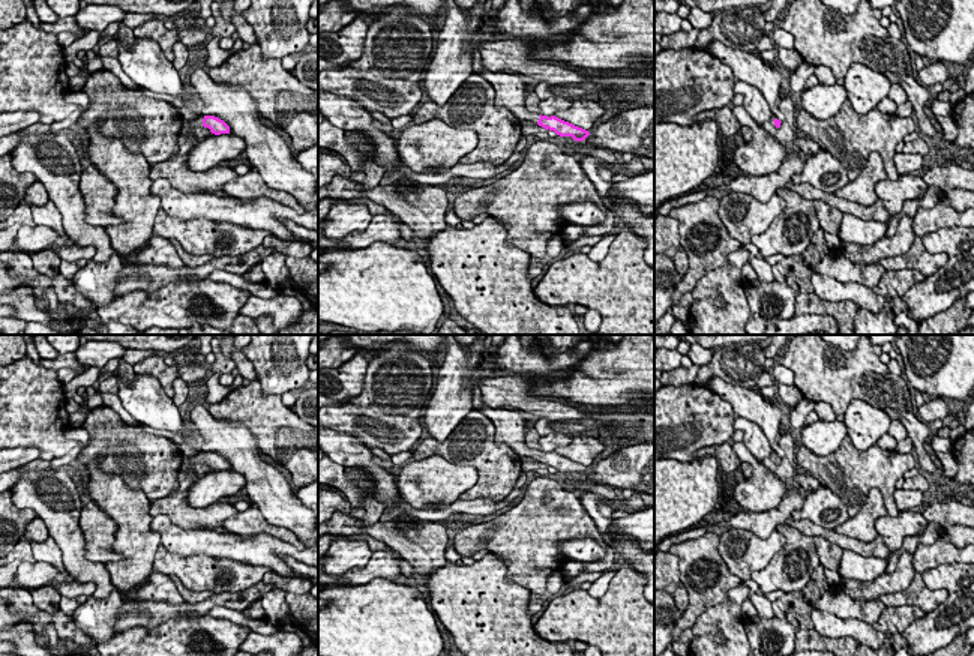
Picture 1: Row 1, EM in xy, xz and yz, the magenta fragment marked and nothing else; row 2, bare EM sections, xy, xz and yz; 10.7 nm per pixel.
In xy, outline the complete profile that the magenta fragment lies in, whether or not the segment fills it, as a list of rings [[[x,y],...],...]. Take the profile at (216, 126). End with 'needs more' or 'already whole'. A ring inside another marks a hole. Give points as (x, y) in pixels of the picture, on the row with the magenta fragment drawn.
[[[201,116],[195,120],[182,120],[182,128],[179,135],[186,137],[192,143],[198,143],[198,138],[192,134],[194,128],[209,128],[212,134],[221,135],[221,134],[230,134],[230,126],[215,117],[215,116]]] | needs more

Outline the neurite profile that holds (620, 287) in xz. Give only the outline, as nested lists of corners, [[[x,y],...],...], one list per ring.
[[[623,231],[615,236],[606,257],[593,261],[575,252],[549,266],[534,294],[549,306],[582,305],[602,315],[599,329],[587,335],[654,335],[654,269],[644,260],[645,240]]]

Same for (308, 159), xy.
[[[318,144],[296,153],[294,159],[318,182]]]

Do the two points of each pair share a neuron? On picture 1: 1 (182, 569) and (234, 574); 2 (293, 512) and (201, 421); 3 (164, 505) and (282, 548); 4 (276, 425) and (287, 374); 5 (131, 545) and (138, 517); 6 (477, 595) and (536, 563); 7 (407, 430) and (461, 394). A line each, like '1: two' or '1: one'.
1: one
2: one
3: two
4: two
5: one
6: two
7: two

